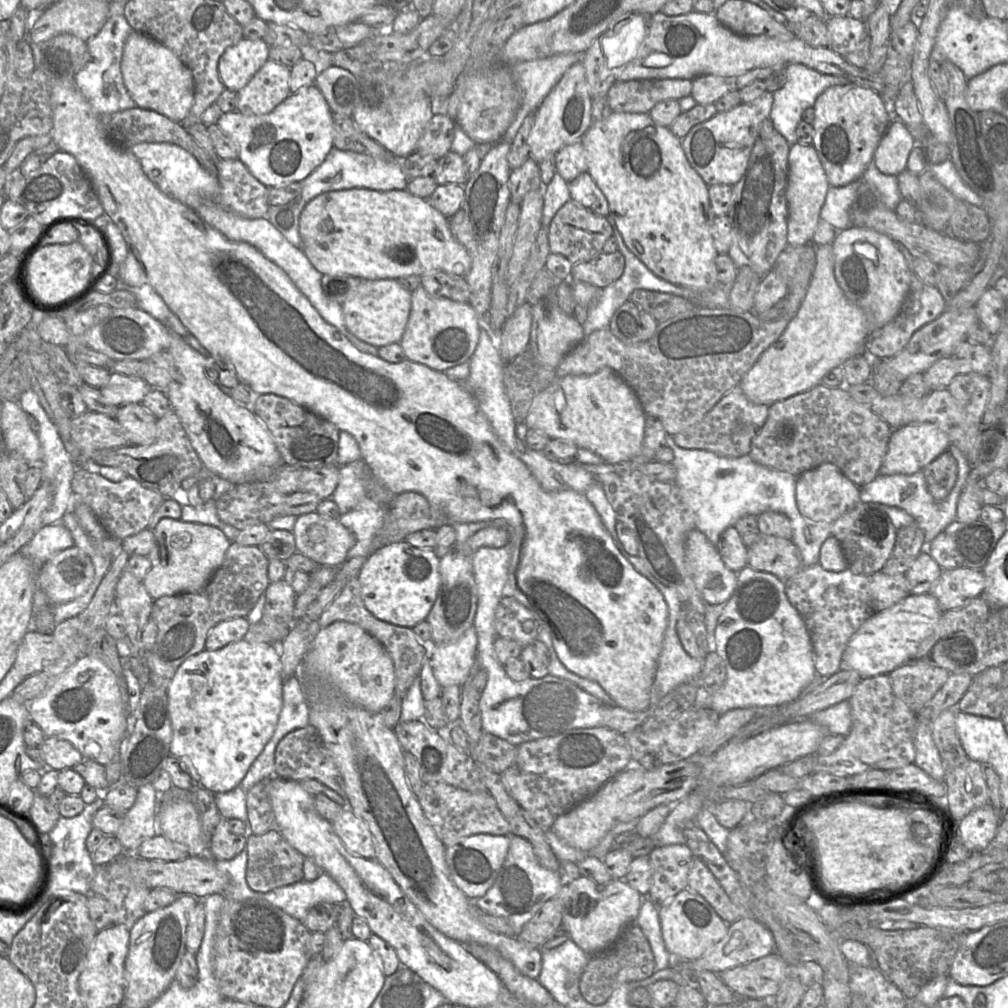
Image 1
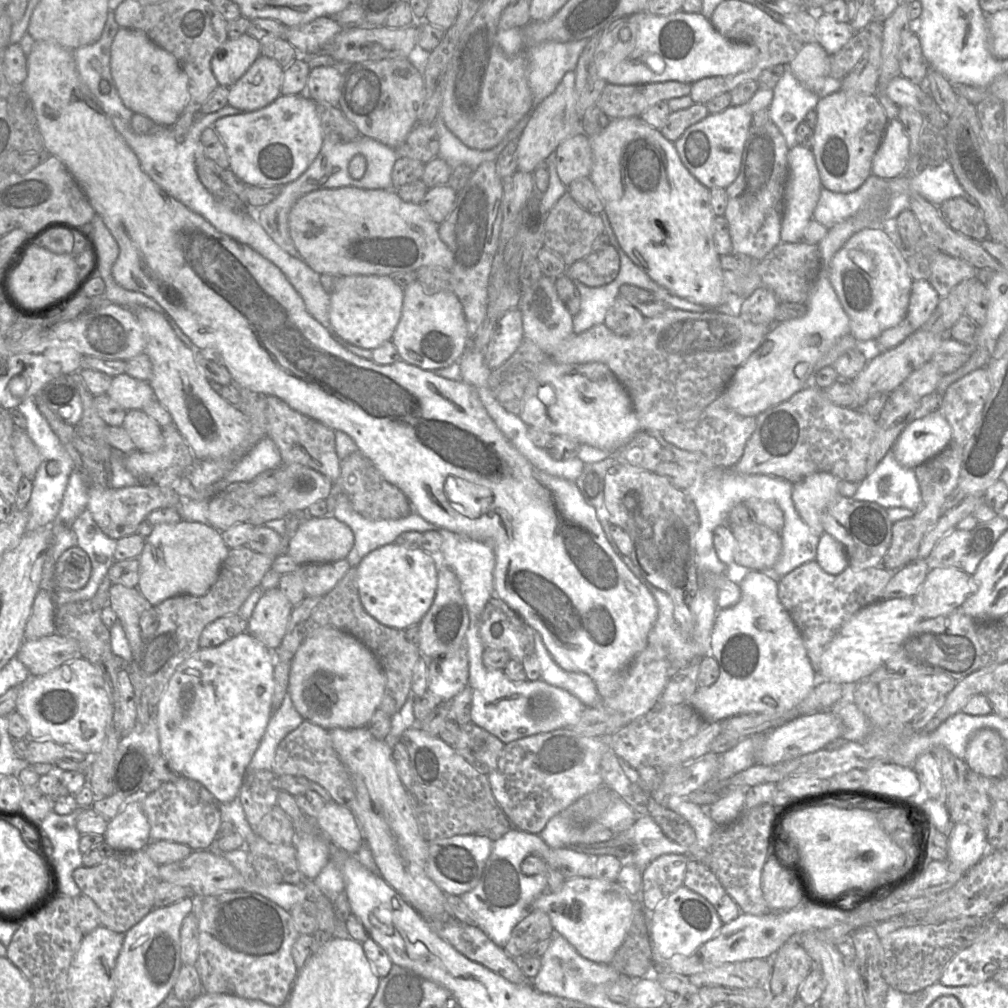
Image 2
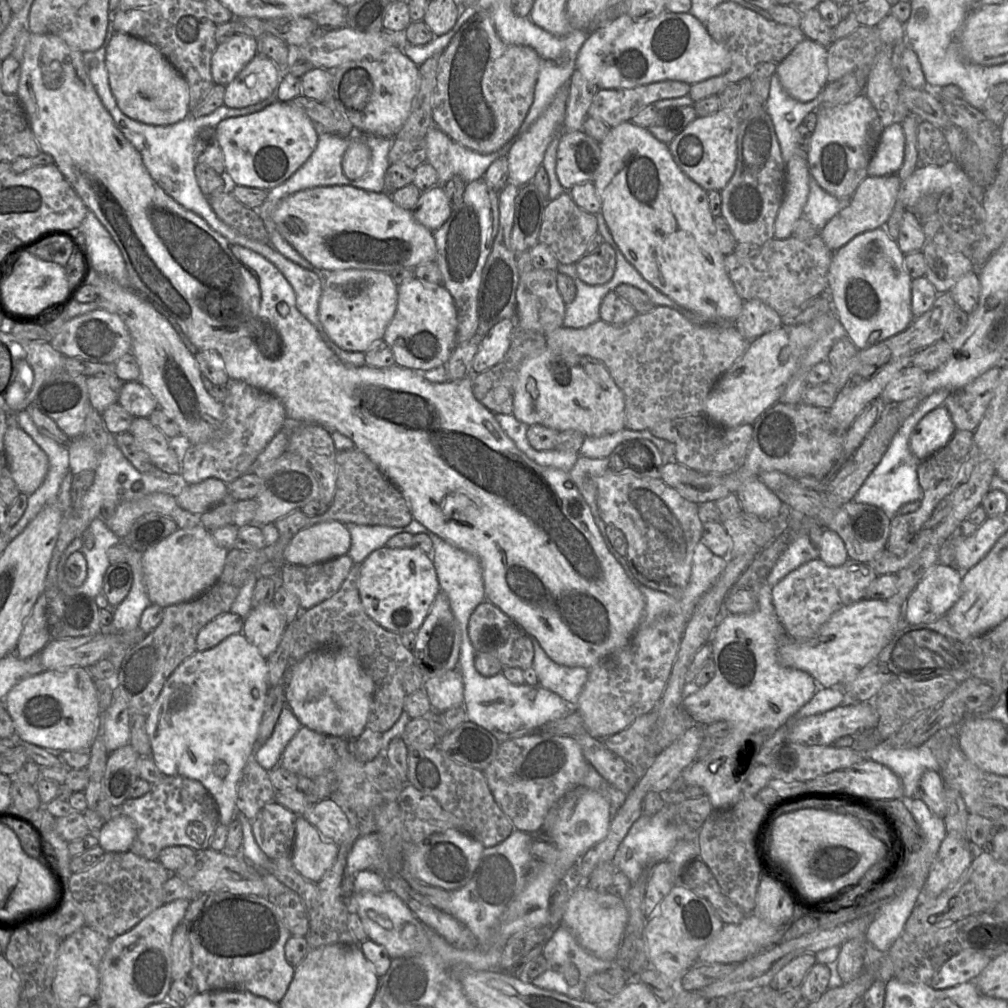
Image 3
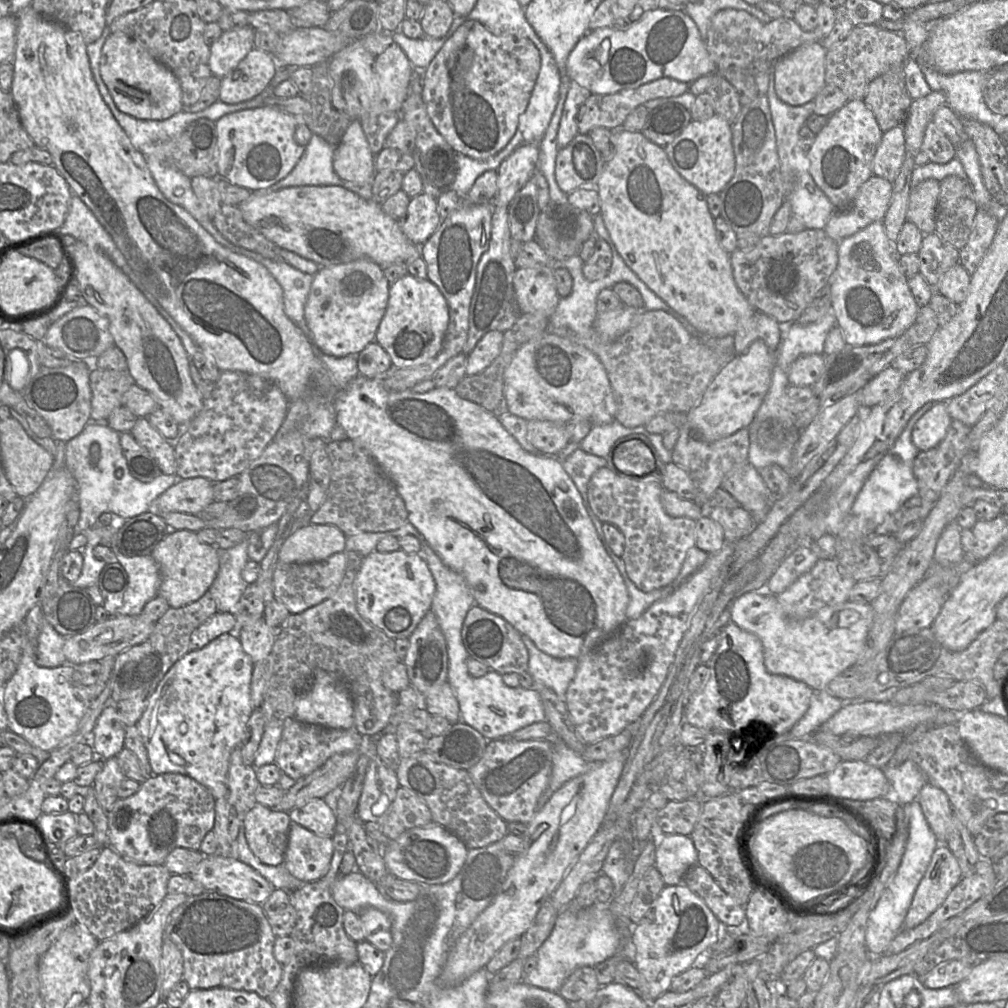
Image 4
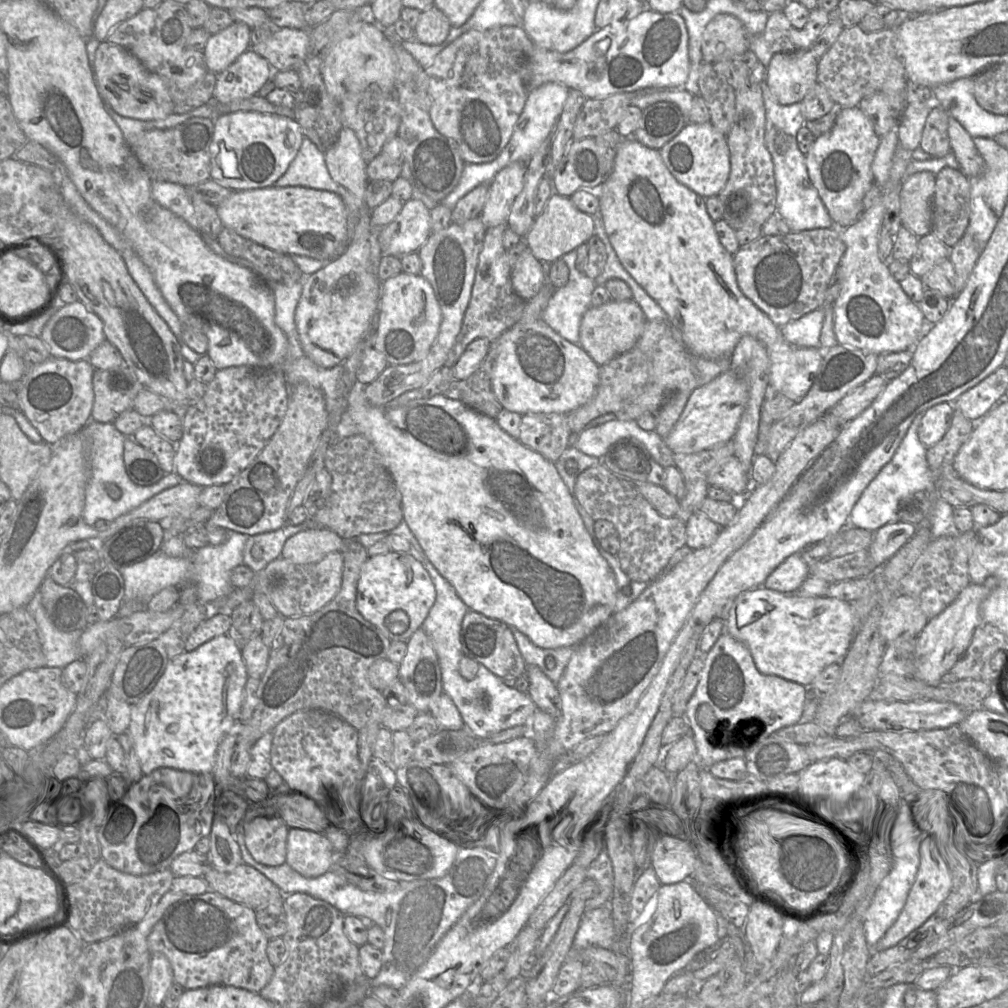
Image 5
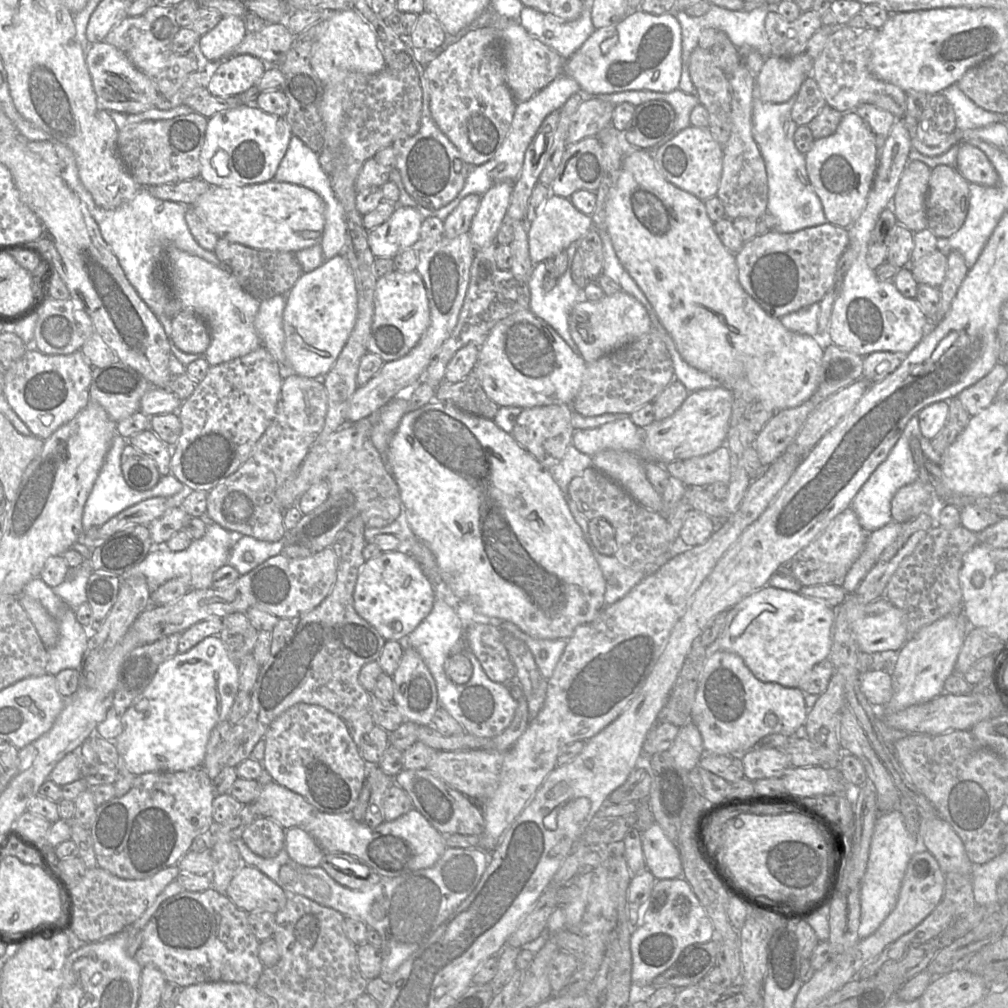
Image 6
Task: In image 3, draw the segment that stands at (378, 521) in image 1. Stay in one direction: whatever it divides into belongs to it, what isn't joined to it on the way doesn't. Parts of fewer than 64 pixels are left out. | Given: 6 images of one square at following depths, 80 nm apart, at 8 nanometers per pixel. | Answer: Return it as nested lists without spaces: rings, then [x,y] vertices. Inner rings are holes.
[[[415,519],[403,527],[347,523],[346,528],[351,536],[351,545],[347,555],[356,564],[361,564],[370,553],[386,546],[387,541],[396,534],[410,533],[416,535],[425,533],[429,535],[429,530]]]

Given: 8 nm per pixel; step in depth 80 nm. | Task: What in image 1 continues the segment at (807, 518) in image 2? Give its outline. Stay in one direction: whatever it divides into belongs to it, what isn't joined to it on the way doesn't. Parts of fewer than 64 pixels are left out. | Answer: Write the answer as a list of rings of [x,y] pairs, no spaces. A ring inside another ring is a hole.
[[[823,463],[797,476],[795,498],[798,510],[805,518],[829,523],[861,502],[860,487],[832,463]]]

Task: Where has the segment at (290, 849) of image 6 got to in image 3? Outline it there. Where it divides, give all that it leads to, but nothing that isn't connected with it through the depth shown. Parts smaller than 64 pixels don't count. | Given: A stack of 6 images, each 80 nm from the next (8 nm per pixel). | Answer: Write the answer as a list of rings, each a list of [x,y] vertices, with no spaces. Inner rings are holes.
[[[296,815],[291,860],[306,880],[318,883],[335,863],[338,846],[325,838],[302,815]]]

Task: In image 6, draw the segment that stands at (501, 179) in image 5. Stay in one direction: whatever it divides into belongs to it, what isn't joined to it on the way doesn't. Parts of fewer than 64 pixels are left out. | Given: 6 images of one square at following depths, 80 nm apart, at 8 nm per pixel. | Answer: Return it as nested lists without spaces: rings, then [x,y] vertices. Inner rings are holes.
[[[509,181],[498,182],[481,196],[468,231],[476,251],[496,241],[497,232],[507,215],[513,185],[514,183]]]

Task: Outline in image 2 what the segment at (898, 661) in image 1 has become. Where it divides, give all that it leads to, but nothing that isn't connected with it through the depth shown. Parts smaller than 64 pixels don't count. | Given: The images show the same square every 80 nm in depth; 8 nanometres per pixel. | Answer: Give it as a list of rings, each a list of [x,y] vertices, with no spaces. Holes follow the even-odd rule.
[[[913,598],[886,599],[867,605],[839,628],[821,656],[821,679],[844,684],[866,679],[883,665],[921,621]]]

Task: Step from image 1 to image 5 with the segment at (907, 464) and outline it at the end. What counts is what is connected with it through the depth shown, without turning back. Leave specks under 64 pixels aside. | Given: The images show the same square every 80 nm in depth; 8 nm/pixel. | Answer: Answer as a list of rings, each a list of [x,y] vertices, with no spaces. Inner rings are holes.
[[[940,403],[927,409],[918,428],[920,442],[927,448],[939,442],[950,426],[952,415],[951,403]]]

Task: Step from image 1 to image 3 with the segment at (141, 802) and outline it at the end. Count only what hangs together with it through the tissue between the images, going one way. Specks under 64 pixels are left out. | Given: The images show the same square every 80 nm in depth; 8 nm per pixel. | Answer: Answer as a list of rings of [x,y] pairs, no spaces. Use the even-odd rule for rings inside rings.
[[[116,815],[106,821],[97,832],[99,845],[105,852],[127,852],[137,836],[134,821],[125,815]]]

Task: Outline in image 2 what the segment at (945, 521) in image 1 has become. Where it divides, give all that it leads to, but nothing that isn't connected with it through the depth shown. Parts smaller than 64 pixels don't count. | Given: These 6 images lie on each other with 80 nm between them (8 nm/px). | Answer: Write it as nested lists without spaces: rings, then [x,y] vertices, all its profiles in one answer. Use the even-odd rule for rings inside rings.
[[[892,450],[857,485],[852,497],[859,501],[875,502],[885,509],[902,507],[914,512],[922,503],[914,469],[900,465]]]

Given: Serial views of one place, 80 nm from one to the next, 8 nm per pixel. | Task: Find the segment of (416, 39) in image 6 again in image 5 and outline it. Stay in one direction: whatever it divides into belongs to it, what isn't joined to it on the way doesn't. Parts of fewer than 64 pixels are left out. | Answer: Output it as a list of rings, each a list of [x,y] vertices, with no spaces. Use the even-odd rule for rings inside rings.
[[[437,7],[423,11],[415,26],[415,39],[426,45],[439,45],[444,42],[451,29],[447,16]]]

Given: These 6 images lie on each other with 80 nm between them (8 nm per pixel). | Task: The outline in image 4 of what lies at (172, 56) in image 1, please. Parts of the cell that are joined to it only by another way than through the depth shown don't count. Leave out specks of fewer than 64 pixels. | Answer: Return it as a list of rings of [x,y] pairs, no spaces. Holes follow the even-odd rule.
[[[113,33],[107,38],[102,47],[99,69],[117,108],[133,118],[166,120],[184,107],[181,85],[174,73],[157,61],[140,42],[124,33]]]

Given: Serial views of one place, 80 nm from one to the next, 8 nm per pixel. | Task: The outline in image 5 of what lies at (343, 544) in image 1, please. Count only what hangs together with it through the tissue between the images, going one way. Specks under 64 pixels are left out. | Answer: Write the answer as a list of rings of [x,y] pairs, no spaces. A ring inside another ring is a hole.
[[[309,528],[285,541],[281,557],[296,564],[315,563],[331,552],[340,552],[342,544],[343,538],[328,528]]]

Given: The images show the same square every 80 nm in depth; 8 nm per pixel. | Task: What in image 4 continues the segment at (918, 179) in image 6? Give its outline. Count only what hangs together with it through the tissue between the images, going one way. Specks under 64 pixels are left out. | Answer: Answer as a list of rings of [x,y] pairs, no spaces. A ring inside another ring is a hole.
[[[927,179],[912,187],[909,194],[907,220],[924,234],[935,232],[935,216],[940,182]]]

